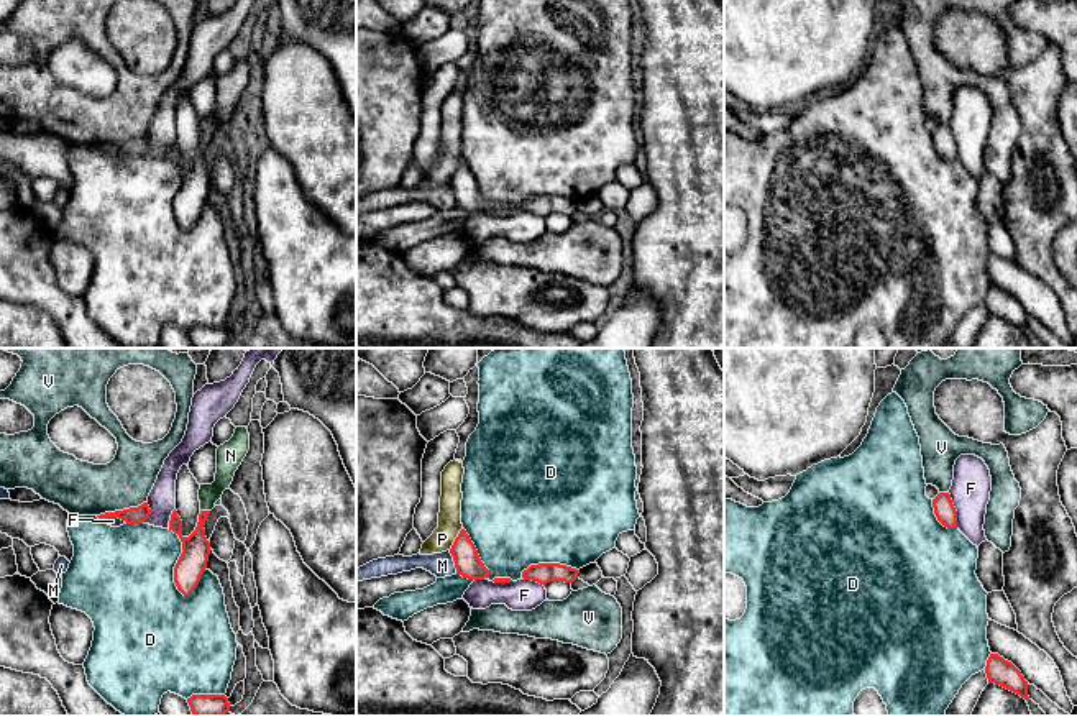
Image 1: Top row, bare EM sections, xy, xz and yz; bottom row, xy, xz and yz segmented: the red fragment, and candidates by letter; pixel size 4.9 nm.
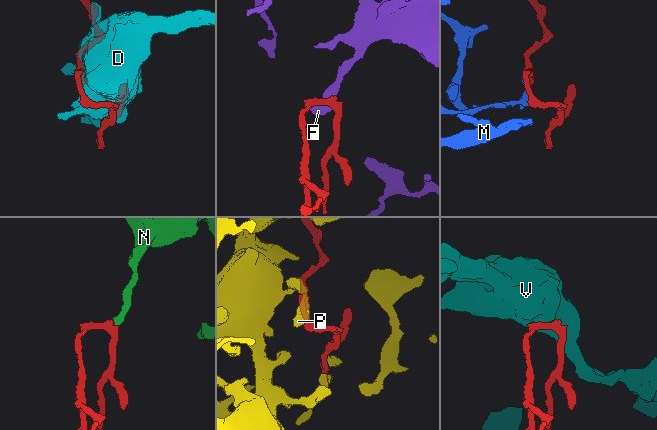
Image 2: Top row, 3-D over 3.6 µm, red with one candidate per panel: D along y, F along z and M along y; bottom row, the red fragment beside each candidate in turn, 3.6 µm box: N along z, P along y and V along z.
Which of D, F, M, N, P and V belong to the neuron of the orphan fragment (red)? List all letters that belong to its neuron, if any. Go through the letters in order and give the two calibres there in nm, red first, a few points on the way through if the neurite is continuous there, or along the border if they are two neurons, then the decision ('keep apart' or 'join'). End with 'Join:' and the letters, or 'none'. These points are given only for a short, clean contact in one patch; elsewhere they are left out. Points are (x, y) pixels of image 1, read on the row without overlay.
D: calibres 140 and 440 nm; keep apart
F: calibres 100 and 190 nm; border yz (948, 125), (956, 143), (957, 160); keep apart
M: calibres 130 and 120 nm; keep apart
N: calibres 140 and 100 nm; way xy (196, 181), (199, 158), (206, 143), (227, 97); join
P: calibres 130 and 120 nm; keep apart
V: calibres 80 and 260 nm; border xy (145, 133), (97, 148); keep apart
Join: N

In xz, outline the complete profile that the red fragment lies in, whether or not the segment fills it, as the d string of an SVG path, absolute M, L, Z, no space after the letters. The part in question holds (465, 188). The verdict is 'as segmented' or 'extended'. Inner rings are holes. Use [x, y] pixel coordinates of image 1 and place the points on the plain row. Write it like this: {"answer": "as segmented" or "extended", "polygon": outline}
{"answer": "as segmented", "polygon": "M465 161L460 163L450 186L455 194L456 207L474 213L489 210L489 202L481 194L478 182Z"}

